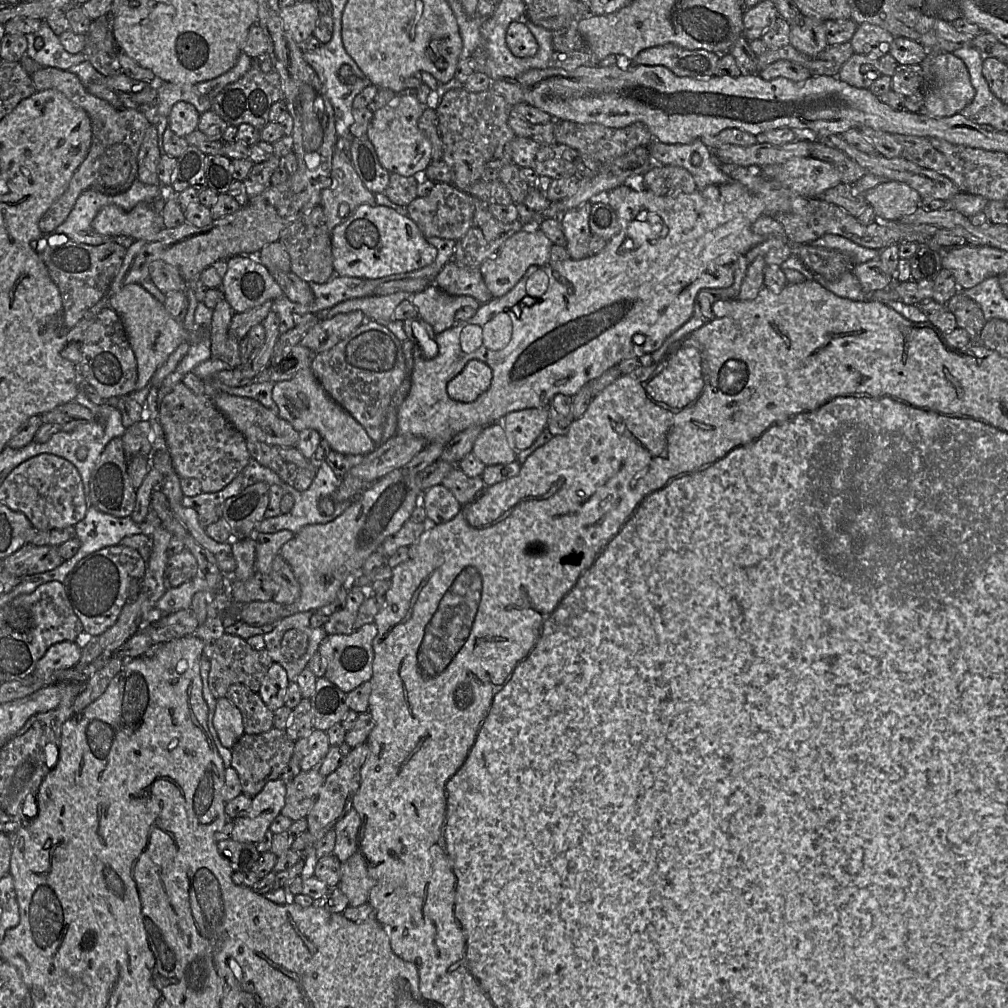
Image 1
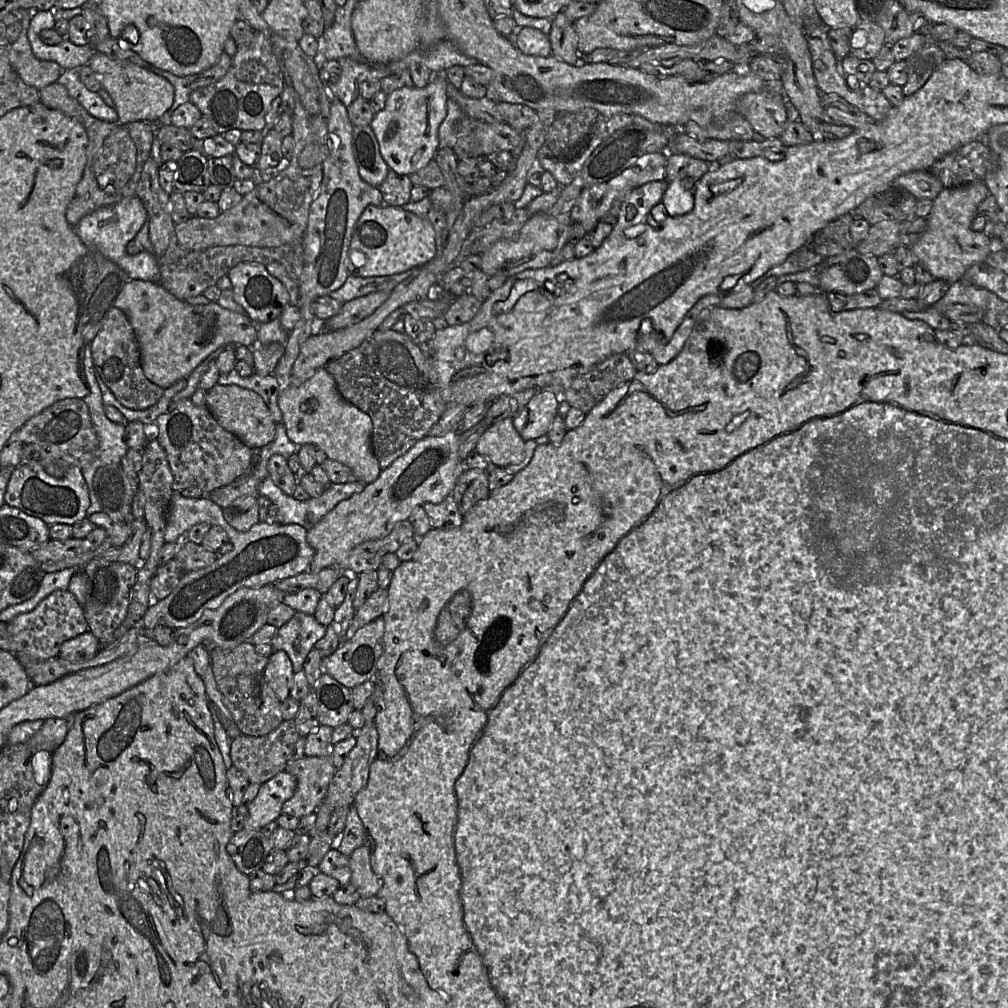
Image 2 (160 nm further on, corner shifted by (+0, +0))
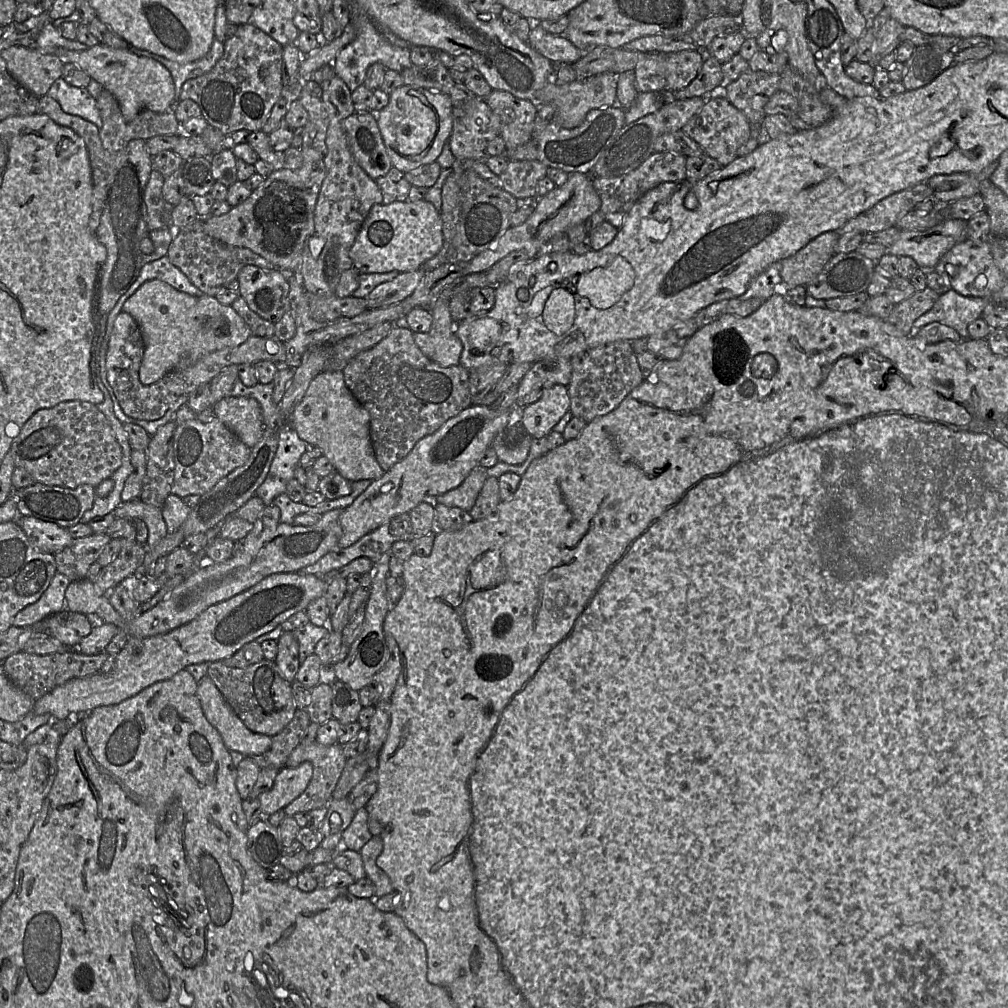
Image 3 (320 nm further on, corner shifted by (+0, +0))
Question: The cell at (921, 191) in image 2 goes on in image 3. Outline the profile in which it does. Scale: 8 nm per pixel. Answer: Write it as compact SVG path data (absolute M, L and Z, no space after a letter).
M994 161L986 166L979 175L958 172L952 174L938 174L926 181L933 189L933 200L938 204L947 204L961 198L980 194L980 182L990 179L997 169L998 162Z

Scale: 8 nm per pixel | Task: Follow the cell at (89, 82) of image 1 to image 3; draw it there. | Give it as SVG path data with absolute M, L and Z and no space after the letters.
M61 77L52 84L46 95L54 98L64 112L82 117L94 123L99 129L102 127L96 98L87 88L71 86Z

